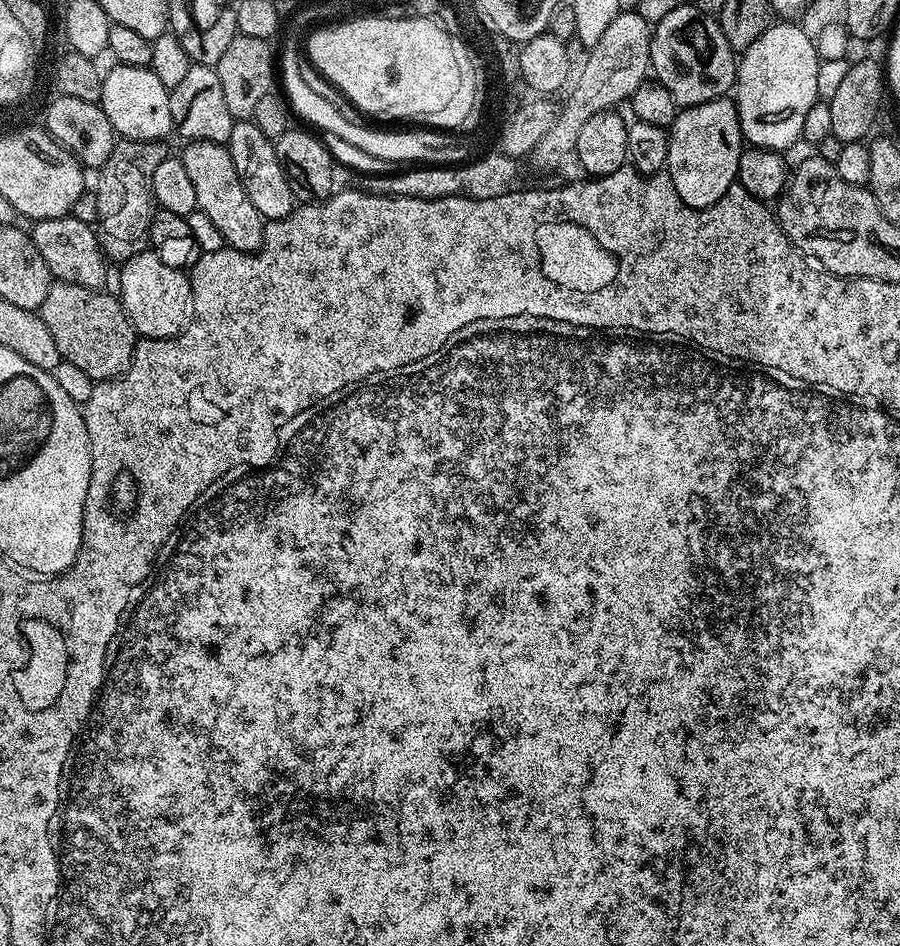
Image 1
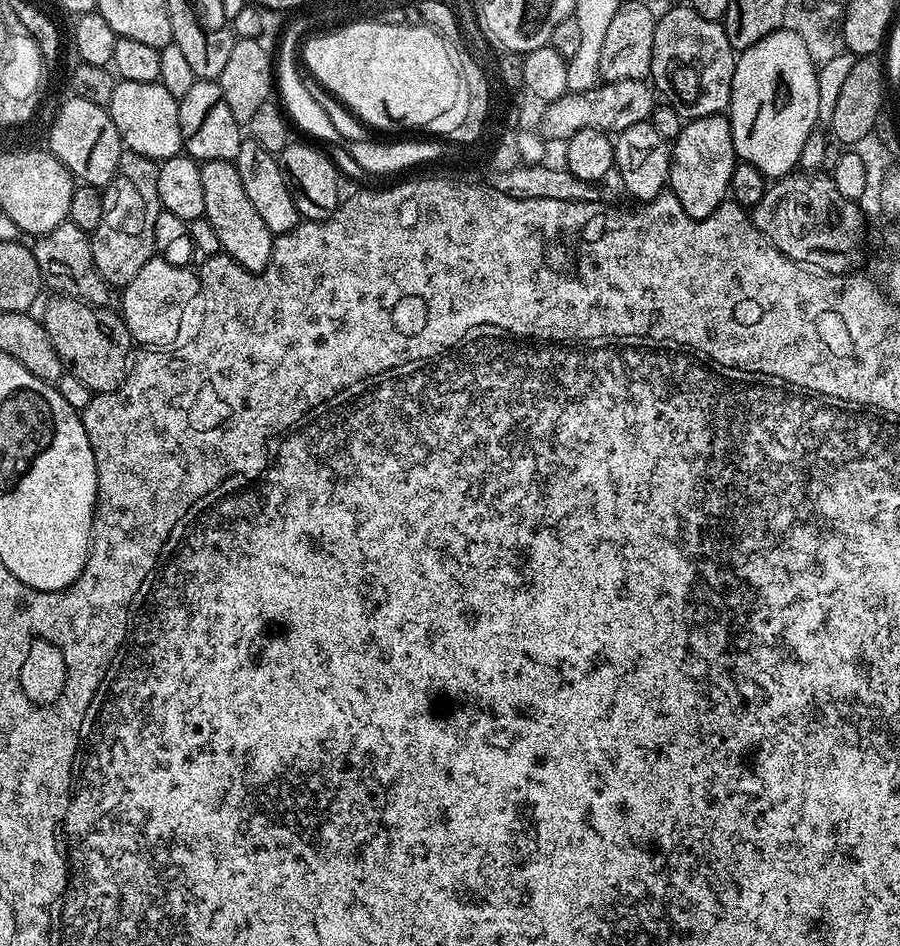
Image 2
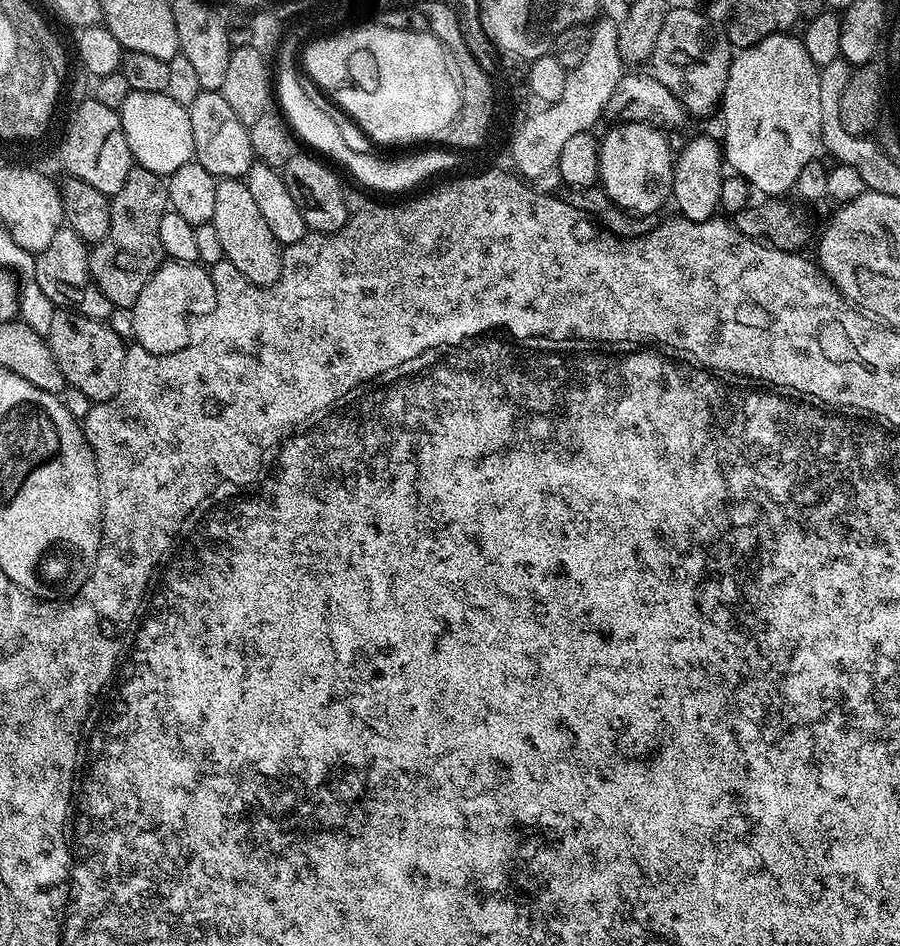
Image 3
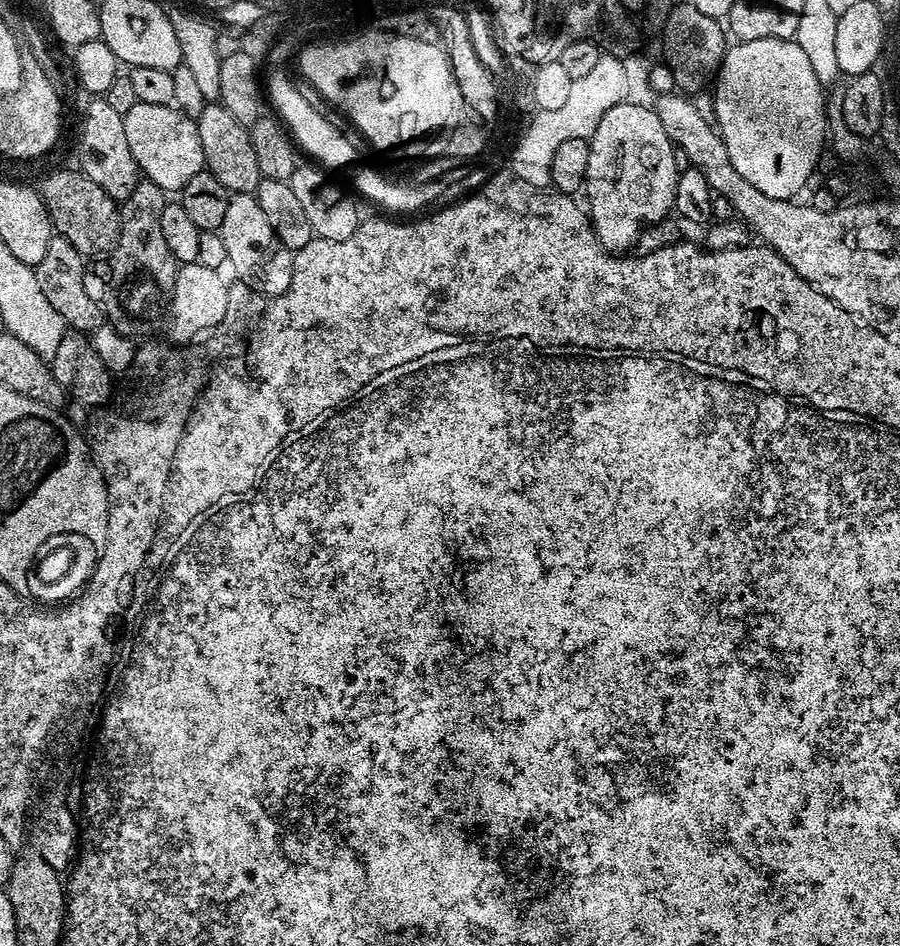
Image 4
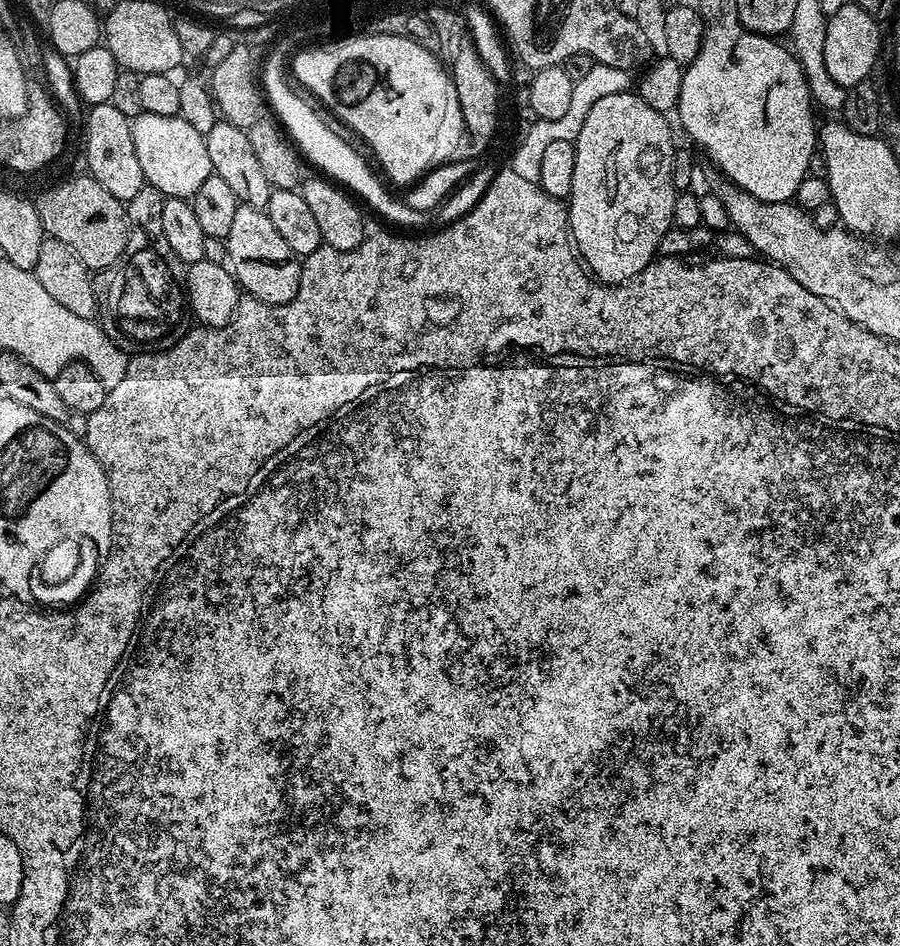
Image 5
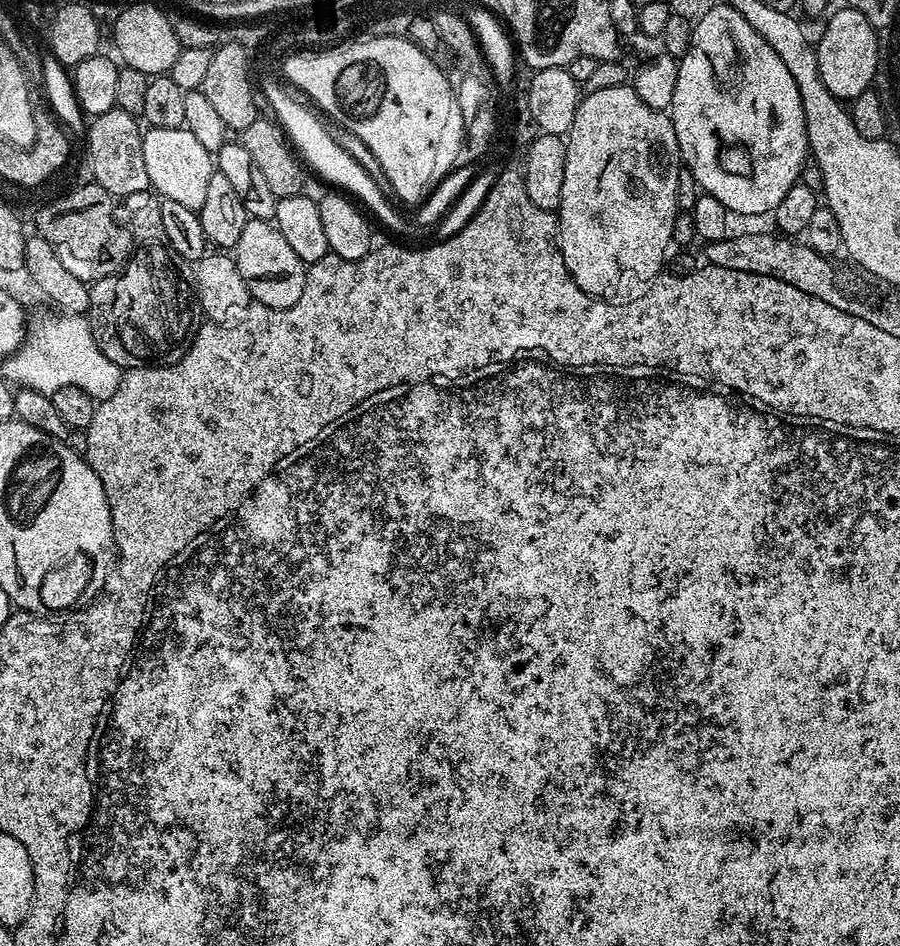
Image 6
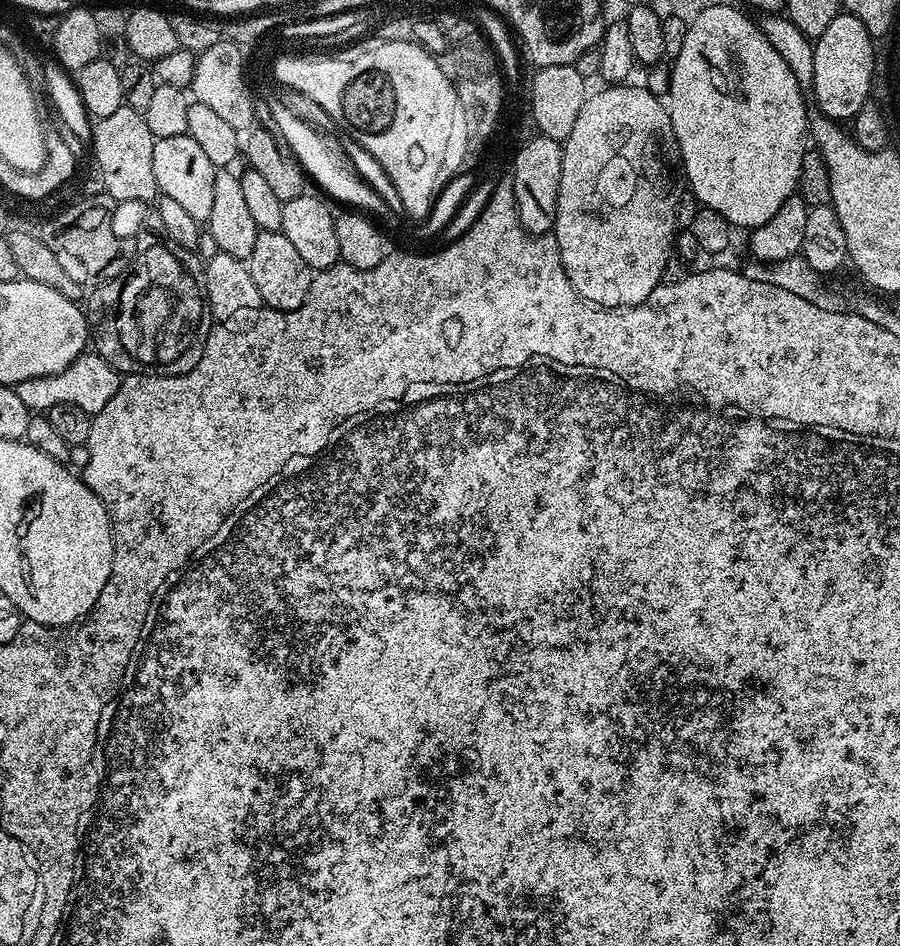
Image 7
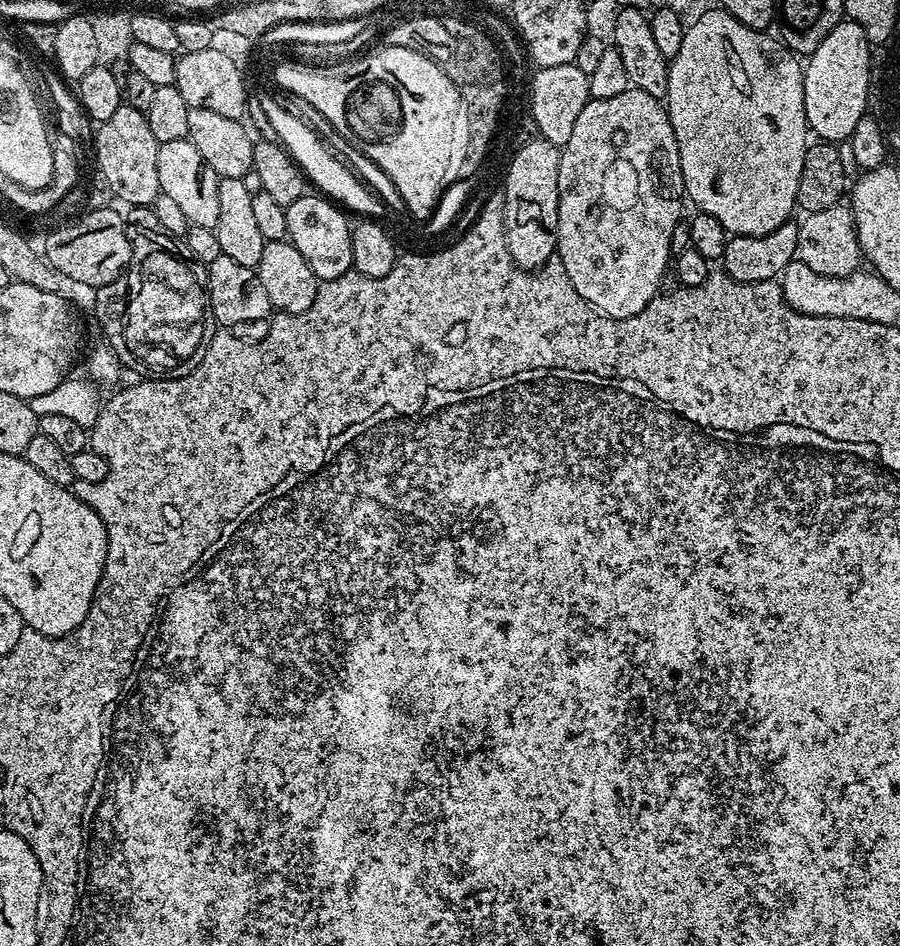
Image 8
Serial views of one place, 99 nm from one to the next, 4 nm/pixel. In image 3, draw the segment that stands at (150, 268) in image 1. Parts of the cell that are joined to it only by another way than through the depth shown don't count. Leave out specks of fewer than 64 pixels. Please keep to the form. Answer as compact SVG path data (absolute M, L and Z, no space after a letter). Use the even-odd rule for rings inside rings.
M165 259L160 269L150 278L138 296L138 302L130 310L132 314L132 340L139 347L150 350L150 354L165 356L174 354L178 350L187 348L190 343L188 337L188 322L192 316L208 317L216 311L216 295L214 294L214 282L211 271L207 267L200 268L199 263L184 264L181 260Z

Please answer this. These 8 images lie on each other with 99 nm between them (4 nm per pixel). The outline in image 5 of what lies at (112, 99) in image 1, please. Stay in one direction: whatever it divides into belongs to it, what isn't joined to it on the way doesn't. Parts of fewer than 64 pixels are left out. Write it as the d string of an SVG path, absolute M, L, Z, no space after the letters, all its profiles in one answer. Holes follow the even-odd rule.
M141 112L139 116L131 117L132 133L134 134L134 150L138 154L138 163L142 165L142 174L145 181L154 185L165 197L179 196L190 198L206 182L206 178L213 175L210 166L210 154L206 151L205 133L194 130L190 122L186 122L181 116L163 116L162 114L150 114Z

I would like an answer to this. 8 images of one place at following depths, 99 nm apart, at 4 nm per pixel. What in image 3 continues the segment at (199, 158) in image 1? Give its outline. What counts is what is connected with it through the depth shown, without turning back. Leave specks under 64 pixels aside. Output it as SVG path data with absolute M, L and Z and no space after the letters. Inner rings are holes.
M217 179L216 189L214 218L210 228L211 231L216 231L216 240L224 251L221 252L223 259L229 260L234 270L238 270L238 274L245 276L252 284L272 284L282 274L284 253L278 238L274 238L270 225L262 219L247 183L243 179Z

